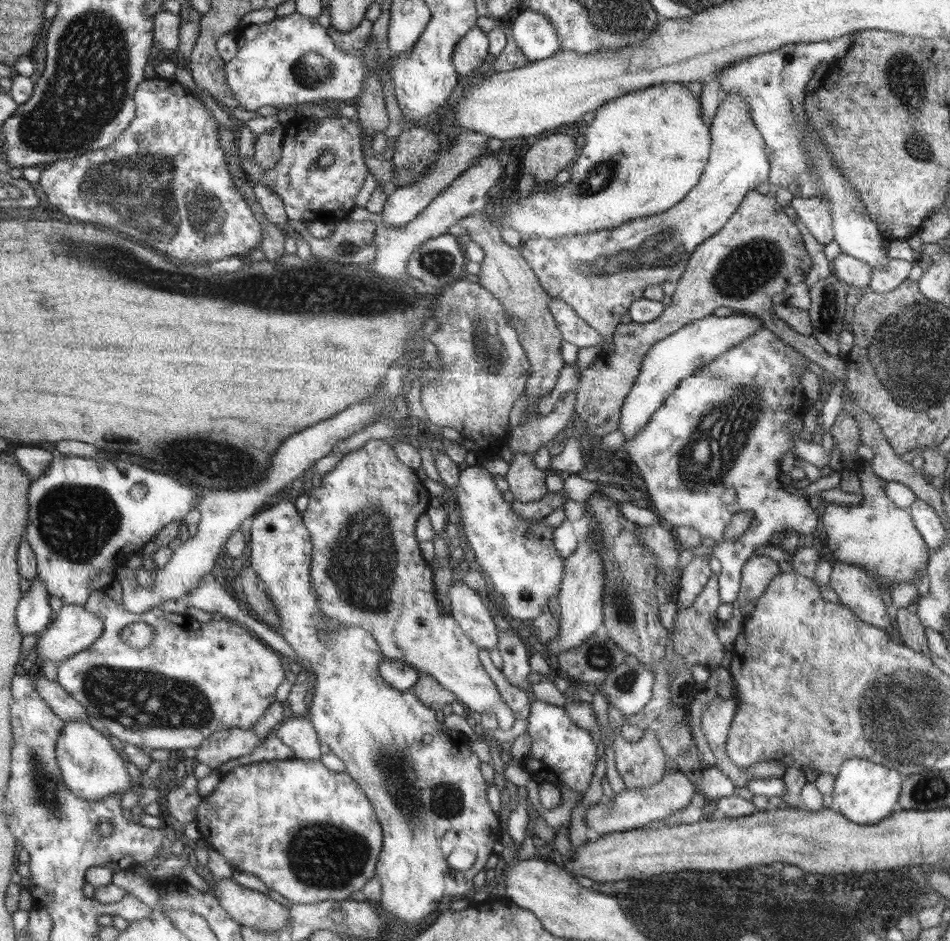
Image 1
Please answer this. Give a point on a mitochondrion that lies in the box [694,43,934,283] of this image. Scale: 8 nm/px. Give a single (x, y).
(906, 81)

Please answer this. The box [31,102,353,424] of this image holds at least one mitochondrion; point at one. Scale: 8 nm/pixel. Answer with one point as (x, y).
(139, 185)

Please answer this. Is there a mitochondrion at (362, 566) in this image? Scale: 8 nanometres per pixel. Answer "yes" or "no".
yes

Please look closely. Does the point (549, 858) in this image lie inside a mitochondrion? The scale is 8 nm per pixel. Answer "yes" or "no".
no

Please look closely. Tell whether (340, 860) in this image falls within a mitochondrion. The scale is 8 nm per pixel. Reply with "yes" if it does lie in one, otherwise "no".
yes

